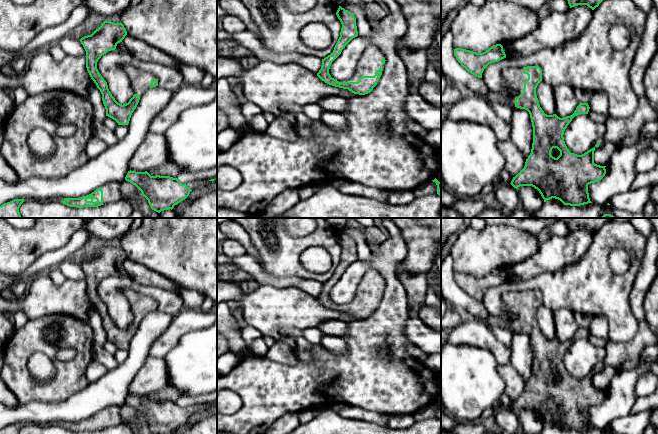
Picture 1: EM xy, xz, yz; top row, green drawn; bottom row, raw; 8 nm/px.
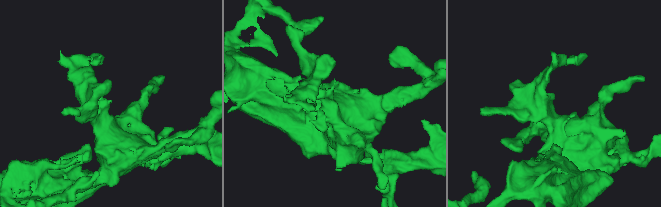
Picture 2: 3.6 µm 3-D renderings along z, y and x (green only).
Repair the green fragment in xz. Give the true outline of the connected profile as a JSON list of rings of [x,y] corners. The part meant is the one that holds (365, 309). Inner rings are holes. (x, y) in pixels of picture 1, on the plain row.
[[[339,230],[336,239],[342,248],[340,261],[333,276],[322,283],[322,290],[317,300],[325,307],[348,313],[354,318],[365,319],[377,309],[385,288],[382,275],[374,269],[369,269],[362,276],[354,297],[348,303],[334,303],[329,298],[332,286],[341,278],[345,270],[358,260],[356,242],[353,237]]]

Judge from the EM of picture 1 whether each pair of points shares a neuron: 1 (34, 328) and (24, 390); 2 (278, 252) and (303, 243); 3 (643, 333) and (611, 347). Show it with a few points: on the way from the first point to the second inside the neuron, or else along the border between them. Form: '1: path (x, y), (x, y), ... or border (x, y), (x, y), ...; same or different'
1: path (24, 343), (20, 347), (20, 375); same
2: path (284, 250), (297, 245); same
3: path (636, 341), (630, 347), (619, 347); same

